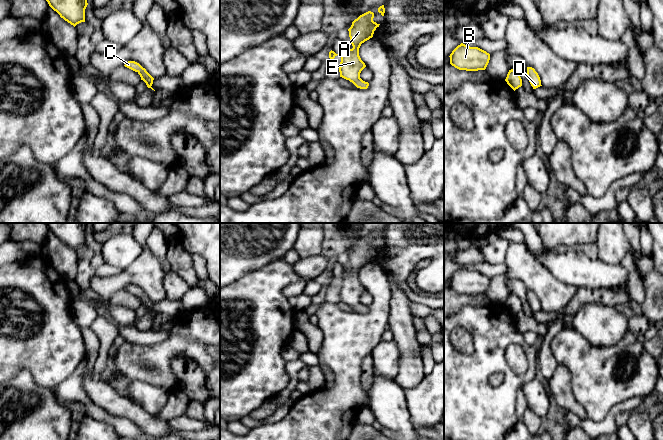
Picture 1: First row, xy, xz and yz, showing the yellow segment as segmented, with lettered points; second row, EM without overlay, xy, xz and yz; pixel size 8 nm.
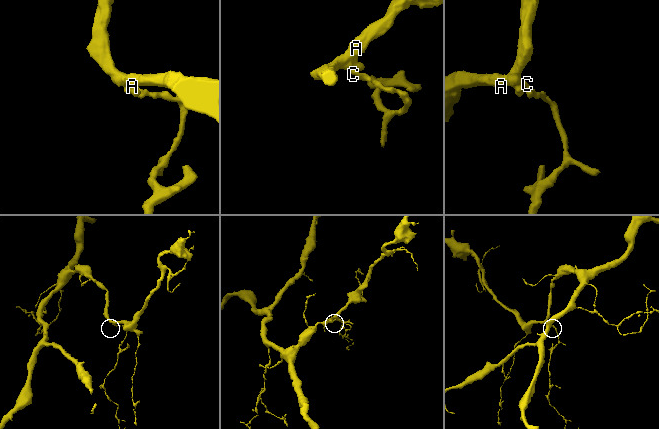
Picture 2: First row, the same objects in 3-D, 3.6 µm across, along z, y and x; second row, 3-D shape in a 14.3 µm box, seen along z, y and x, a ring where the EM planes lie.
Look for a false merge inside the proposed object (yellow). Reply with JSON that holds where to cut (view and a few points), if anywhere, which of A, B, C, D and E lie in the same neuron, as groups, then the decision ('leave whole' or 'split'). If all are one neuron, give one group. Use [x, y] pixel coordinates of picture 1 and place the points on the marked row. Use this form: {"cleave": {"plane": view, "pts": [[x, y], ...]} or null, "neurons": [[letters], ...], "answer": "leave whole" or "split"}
{"cleave": null, "neurons": [["A", "B", "C", "D", "E"]], "answer": "leave whole"}

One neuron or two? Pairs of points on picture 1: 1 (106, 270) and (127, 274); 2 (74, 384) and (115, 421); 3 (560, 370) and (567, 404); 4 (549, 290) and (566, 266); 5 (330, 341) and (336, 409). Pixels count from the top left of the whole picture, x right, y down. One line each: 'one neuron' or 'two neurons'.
1: two neurons
2: one neuron
3: one neuron
4: two neurons
5: one neuron

